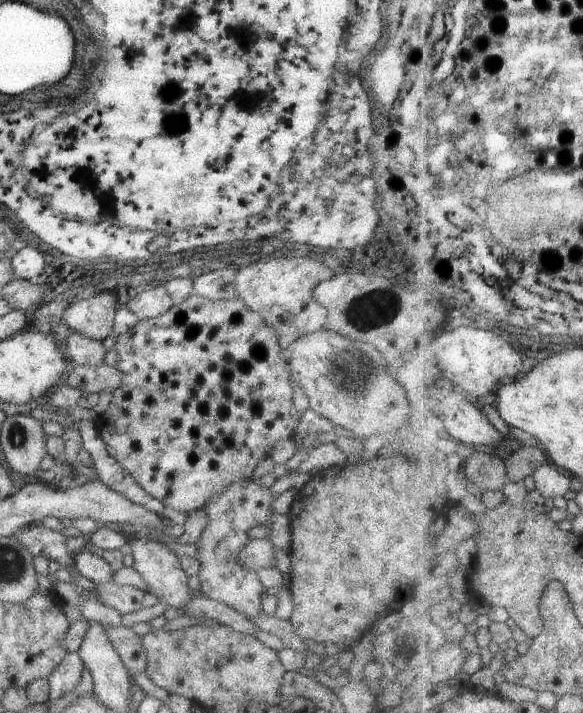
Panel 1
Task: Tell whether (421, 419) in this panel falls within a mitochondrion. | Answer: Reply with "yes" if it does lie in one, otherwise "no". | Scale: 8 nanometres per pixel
no

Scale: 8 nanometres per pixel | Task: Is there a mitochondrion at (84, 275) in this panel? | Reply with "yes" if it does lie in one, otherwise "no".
no

